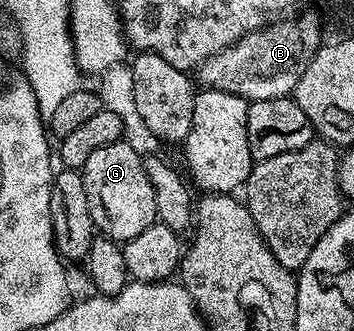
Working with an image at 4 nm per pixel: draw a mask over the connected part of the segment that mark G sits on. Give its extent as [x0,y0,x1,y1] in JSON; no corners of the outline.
[81,141,157,245]

